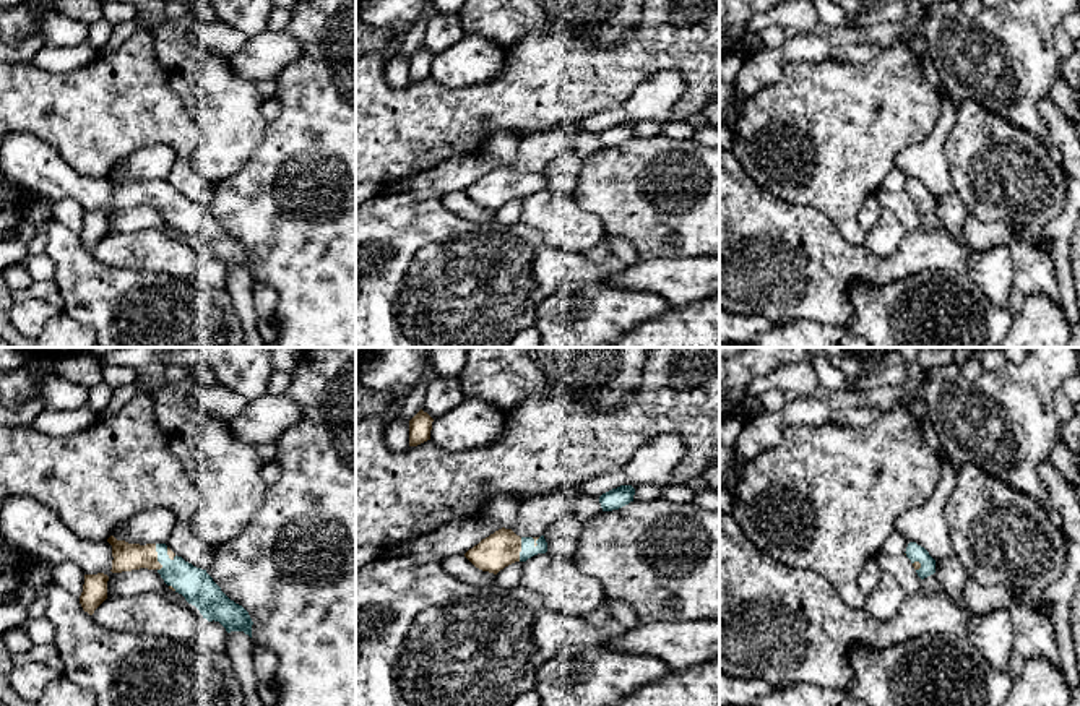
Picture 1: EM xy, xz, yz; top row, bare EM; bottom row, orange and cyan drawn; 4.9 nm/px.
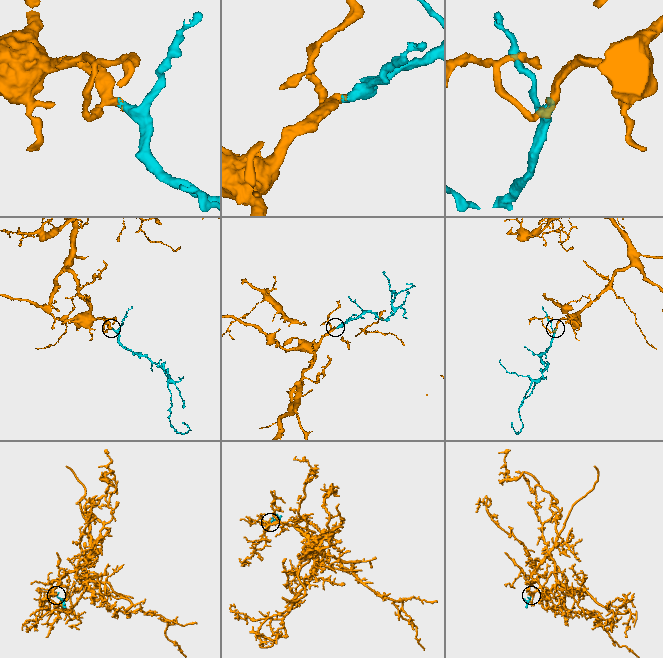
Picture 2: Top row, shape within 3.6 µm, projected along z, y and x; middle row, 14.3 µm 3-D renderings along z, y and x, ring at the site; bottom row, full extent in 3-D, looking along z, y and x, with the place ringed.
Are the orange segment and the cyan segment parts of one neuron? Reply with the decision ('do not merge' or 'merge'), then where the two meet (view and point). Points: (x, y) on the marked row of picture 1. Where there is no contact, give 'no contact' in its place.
merge; contact xy (156, 557)

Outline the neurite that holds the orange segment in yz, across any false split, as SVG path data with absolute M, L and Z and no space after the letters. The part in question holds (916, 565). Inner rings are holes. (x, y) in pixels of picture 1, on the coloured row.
M909 542L905 553L911 560L921 579L935 573L935 560L924 547L918 545L916 542Z

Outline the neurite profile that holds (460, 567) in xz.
M455 555L442 562L443 570L463 583L482 586L495 581L495 575L476 568L464 555Z

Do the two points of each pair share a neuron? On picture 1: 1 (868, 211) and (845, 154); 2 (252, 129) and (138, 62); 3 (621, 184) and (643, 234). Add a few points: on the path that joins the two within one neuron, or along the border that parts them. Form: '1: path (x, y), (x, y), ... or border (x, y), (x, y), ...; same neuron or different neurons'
1: border (874, 193), (859, 210), (859, 226), (864, 232); different neurons
2: border (164, 72), (166, 81), (185, 112); different neurons
3: path (634, 197), (643, 206), (643, 221); same neuron

